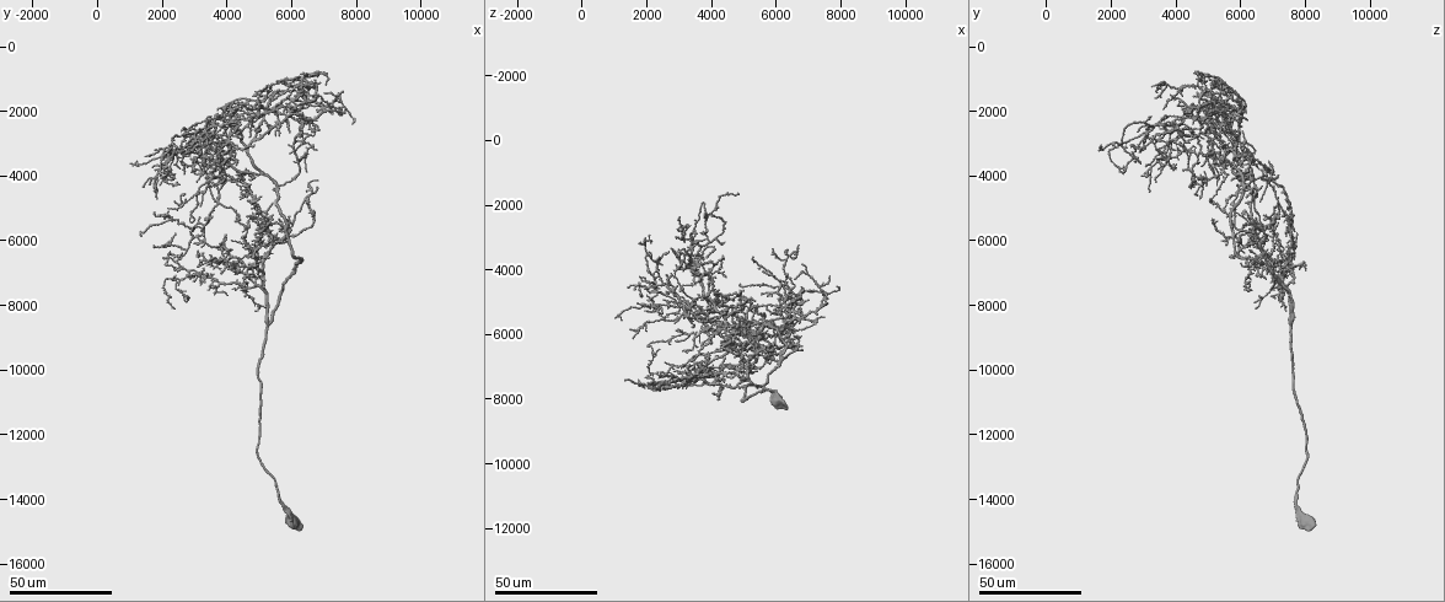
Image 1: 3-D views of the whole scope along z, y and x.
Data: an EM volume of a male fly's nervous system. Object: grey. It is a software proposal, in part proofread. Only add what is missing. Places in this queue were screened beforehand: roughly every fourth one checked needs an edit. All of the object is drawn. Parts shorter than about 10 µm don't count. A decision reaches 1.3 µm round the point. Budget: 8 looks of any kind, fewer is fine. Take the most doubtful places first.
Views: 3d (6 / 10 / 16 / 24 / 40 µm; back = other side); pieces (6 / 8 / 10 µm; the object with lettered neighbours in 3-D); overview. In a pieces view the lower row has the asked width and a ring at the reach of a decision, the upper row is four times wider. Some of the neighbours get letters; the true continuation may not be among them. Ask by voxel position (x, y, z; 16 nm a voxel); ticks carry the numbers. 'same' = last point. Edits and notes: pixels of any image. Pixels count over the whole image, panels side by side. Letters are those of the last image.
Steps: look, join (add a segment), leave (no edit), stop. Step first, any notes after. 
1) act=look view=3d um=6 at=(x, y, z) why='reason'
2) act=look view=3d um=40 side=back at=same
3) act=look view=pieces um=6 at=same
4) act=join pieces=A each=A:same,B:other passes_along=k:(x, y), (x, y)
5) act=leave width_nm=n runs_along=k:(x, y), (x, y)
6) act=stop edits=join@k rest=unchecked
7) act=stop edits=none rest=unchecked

act=look view=3d um=40 at=(6900, 1500, 3900)

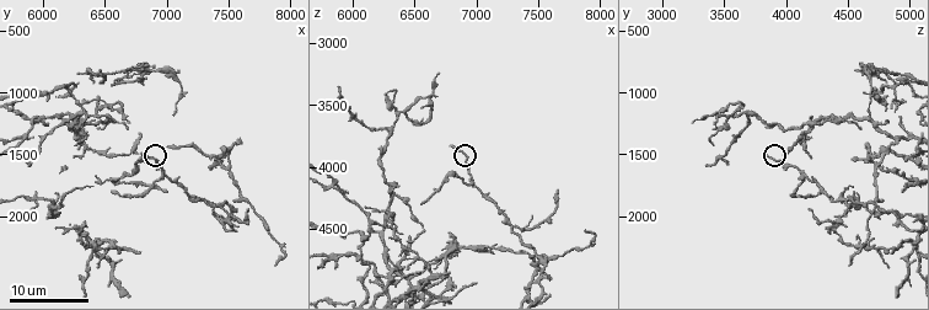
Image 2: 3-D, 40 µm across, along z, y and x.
act=look view=pieces um=8 at=(6800, 1480, 3820) why='what lies round it'

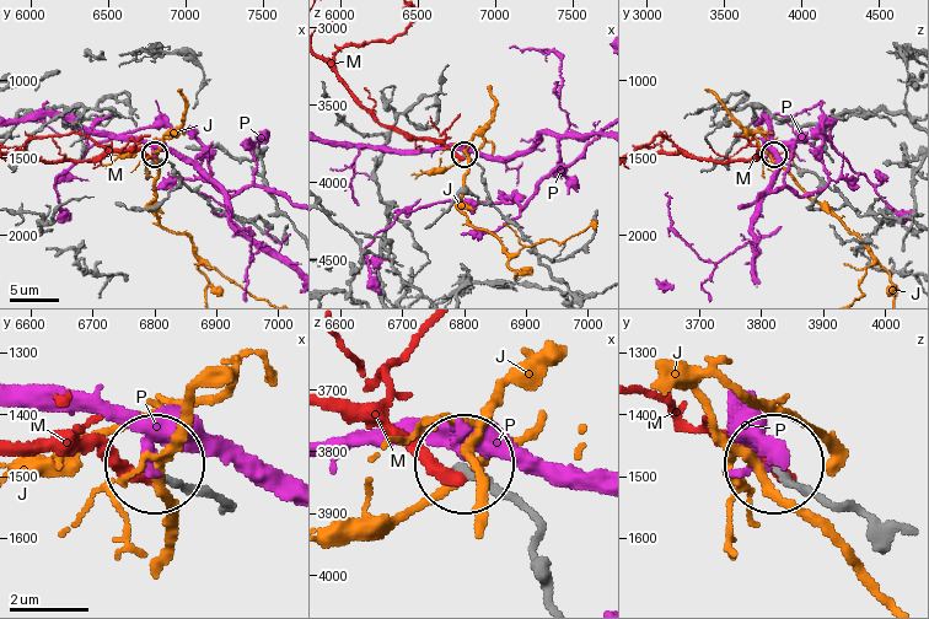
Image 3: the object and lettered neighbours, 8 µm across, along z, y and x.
act=leave width_nm=170 each=J:other,M:other,P:other runs_along=3:(553, 595), (530, 516), (467, 469) found='no lettered segment goes on from it'

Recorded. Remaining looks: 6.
act=look view=3d um=24 at=(1800, 3800, 5000) why='free end'

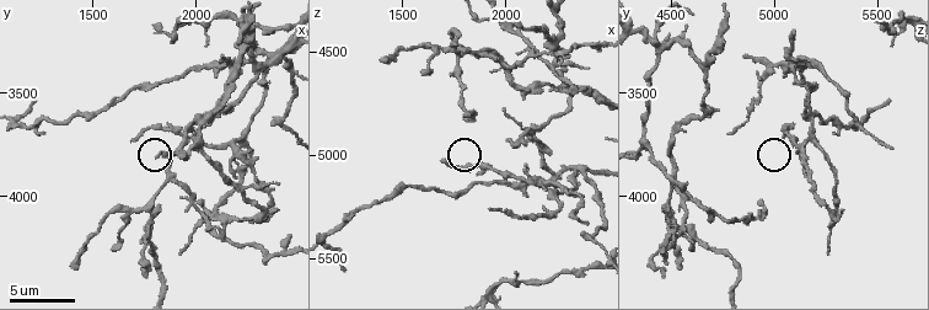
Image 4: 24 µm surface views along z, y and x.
act=look view=pieces um=10 at=(1700, 3720, 5020)

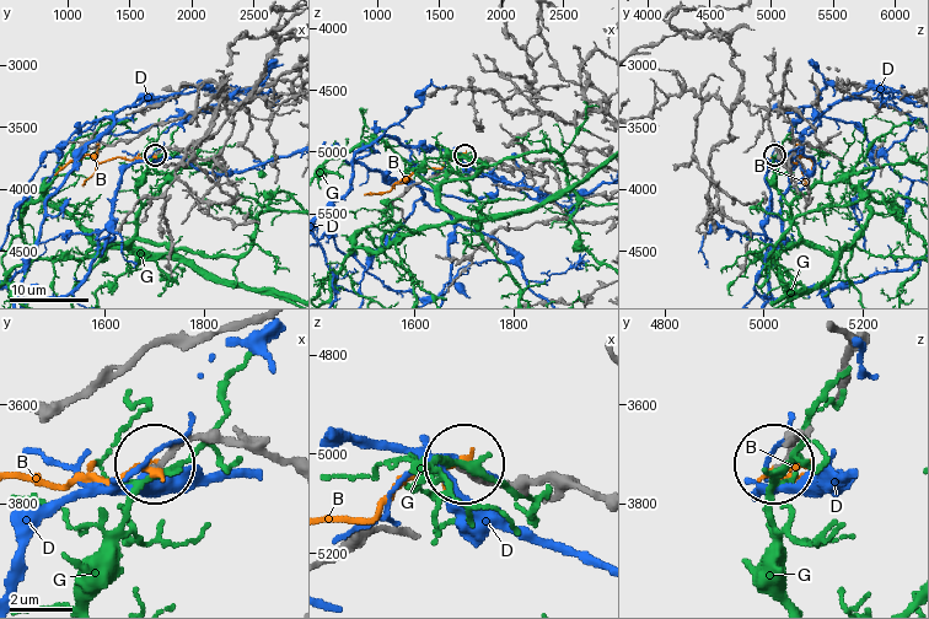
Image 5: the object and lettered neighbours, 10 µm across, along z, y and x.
act=leave width_nm=170 each=B:other,D:other,G:other runs_along=5:(597, 500), (541, 482), (486, 482), (465, 468) found='none of them fits'

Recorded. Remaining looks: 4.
act=look view=3d um=24 at=(6780, 1540, 4540) why='an open end'

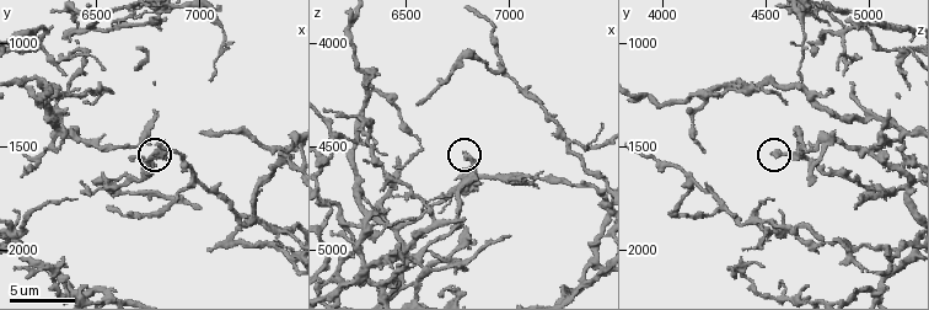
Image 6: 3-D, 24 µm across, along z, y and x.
act=look view=pieces um=6 at=(6780, 1530, 4530)

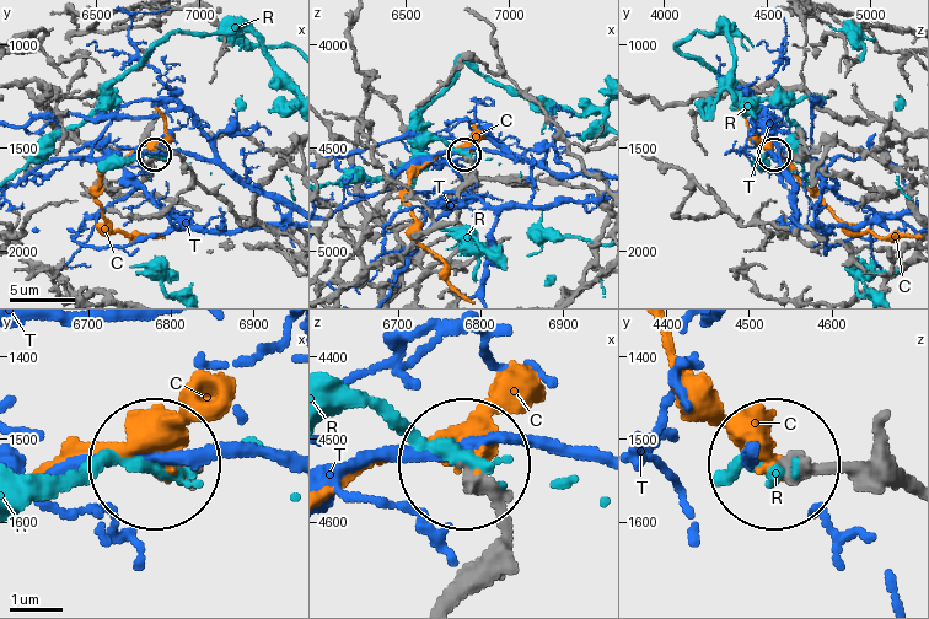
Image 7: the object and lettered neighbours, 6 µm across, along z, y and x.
act=leave each=C:other,R:other,T:other runs_along=7:(458, 595), (494, 528), (472, 467) found='none of them fits'

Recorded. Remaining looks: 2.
act=look view=3d um=24 at=(5300, 6500, 6800) why='tapers out'

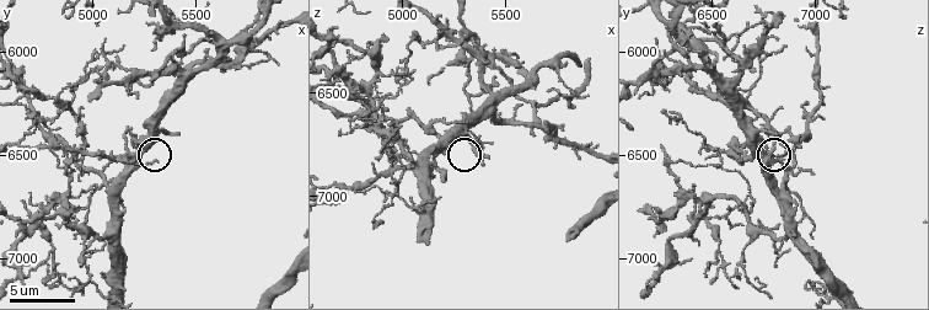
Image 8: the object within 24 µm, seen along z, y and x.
act=look view=pieces um=10 at=(5420, 6400, 6800) why='what lies round it'

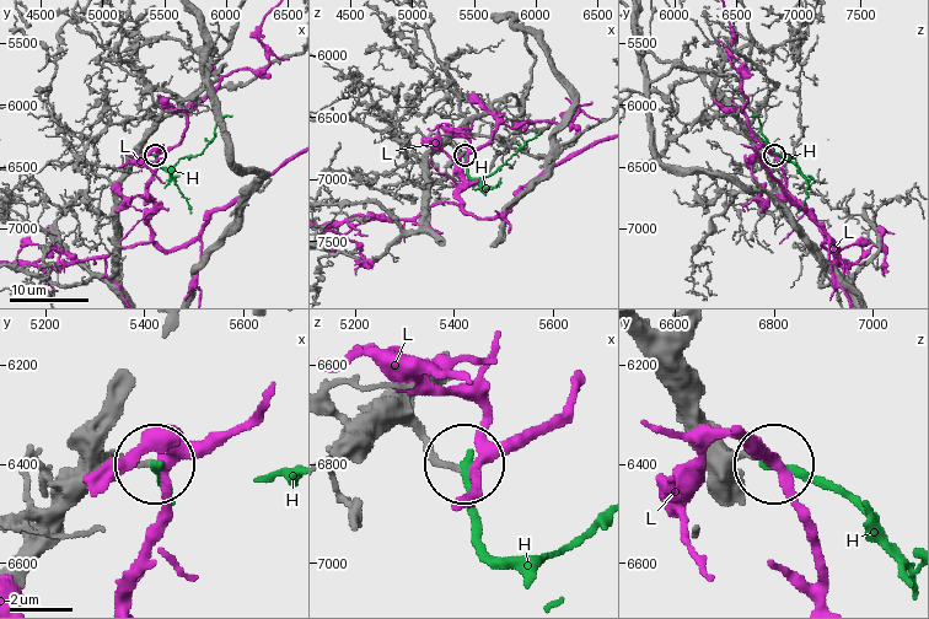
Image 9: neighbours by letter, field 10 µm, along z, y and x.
act=leave width_nm=190 each=H:other,L:other found='no lettered segment goes on from it'

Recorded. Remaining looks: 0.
act=stop edits=none rest=unchecked

